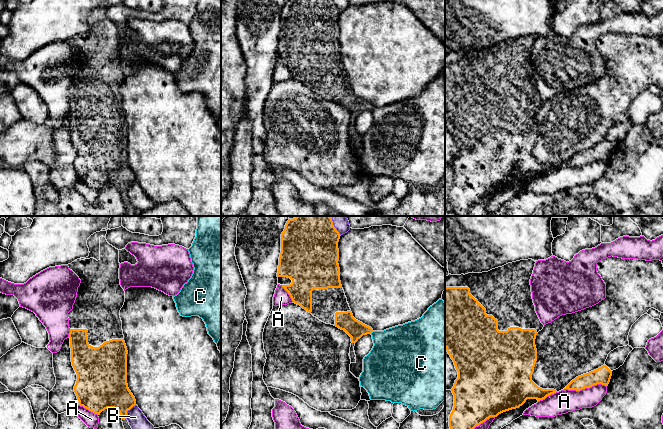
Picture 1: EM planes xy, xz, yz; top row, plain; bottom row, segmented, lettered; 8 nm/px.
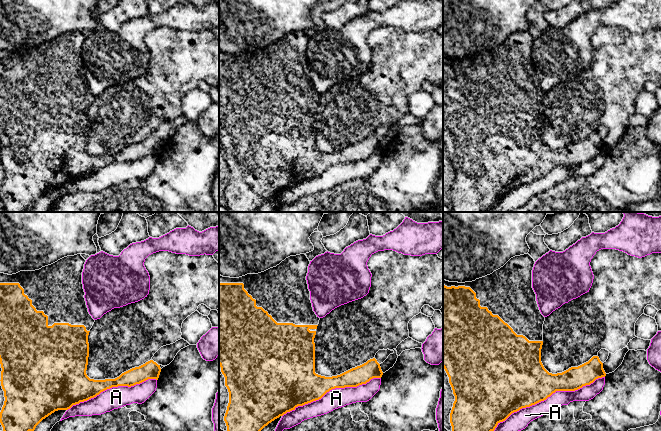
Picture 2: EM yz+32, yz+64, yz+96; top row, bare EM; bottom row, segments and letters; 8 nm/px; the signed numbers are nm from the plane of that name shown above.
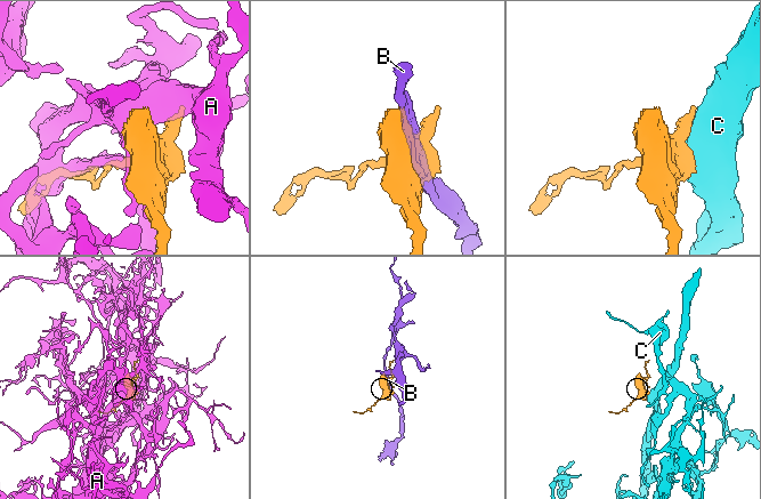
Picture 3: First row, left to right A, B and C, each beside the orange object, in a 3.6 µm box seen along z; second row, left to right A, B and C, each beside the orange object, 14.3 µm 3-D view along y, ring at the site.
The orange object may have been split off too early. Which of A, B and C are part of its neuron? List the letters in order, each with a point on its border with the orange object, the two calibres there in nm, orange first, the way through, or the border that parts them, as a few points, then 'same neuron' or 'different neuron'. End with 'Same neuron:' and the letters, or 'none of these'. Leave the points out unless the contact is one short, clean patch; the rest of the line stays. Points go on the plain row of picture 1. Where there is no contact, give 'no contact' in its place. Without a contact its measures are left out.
A: meets orange in yz at (584, 164); 140 nm thick on the orange side, 190 nm on the other; different neuron
B: meets orange in xy at (127, 186); 340 nm thick on the orange side, 140 nm on the other; different neuron
C: meets orange in xz at (371, 108); 150 nm thick on the orange side, 380 nm on the other; different neuron
Same neuron: none of these

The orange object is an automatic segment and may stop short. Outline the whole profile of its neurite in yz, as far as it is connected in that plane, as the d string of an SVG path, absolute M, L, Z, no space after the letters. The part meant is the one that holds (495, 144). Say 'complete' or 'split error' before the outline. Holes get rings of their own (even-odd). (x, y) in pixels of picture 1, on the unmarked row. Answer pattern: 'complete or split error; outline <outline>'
split error; outline M532 35L520 36L488 48L445 53L445 124L458 148L451 165L454 183L449 203L458 216L470 216L470 207L476 202L490 193L519 184L527 175L540 177L557 168L542 165L532 157L537 137L535 115L544 103L535 87L530 61L535 39Z

